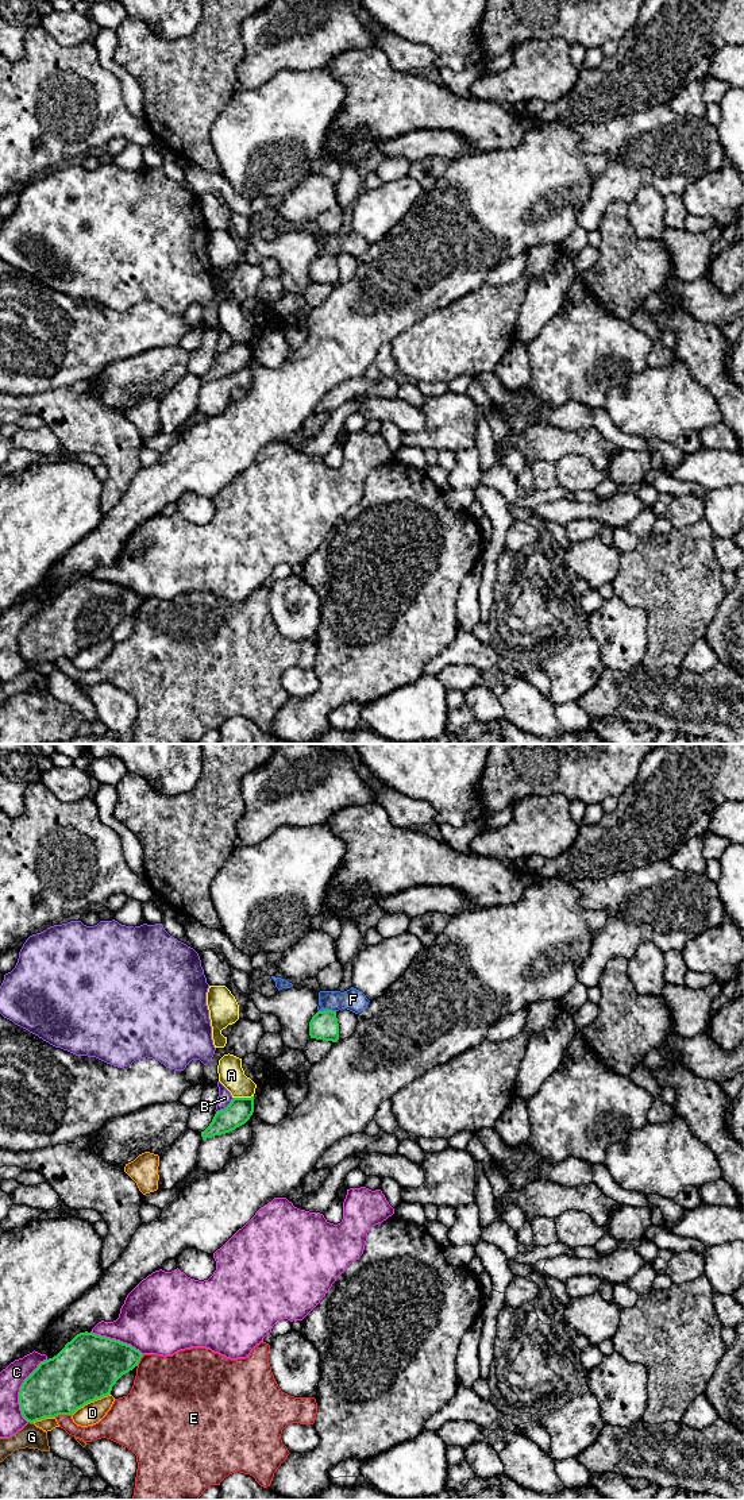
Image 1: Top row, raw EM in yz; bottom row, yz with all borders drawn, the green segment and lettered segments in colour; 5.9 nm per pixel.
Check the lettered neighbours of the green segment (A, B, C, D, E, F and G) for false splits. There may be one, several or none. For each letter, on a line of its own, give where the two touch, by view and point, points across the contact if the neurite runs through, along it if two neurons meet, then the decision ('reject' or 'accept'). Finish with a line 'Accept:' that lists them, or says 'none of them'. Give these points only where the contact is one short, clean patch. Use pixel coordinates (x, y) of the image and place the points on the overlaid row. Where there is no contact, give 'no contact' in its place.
A: contact yz (243, 1098); border yz (253, 1095), (234, 1098); reject
B: contact yz (227, 1107); reject
C: contact yz (20, 1389); reject
D: contact yz (91, 1400); reject
E: contact yz (62, 1414); reject
F: contact yz (327, 1010); reject
G: contact yz (31, 1422); reject
Accept: none of them

